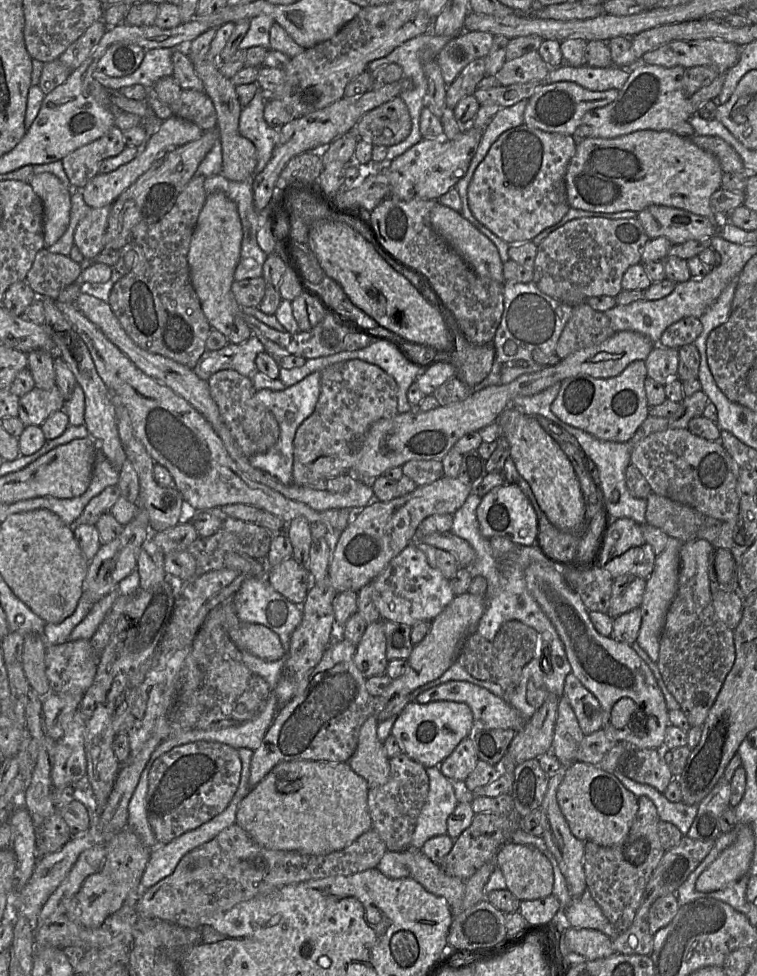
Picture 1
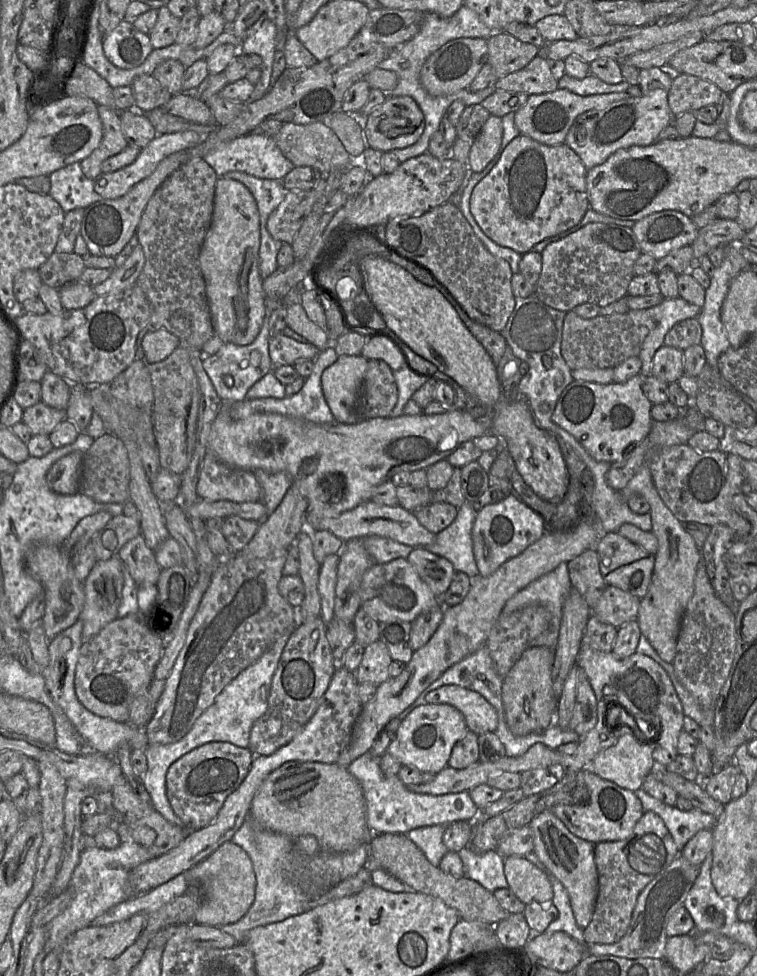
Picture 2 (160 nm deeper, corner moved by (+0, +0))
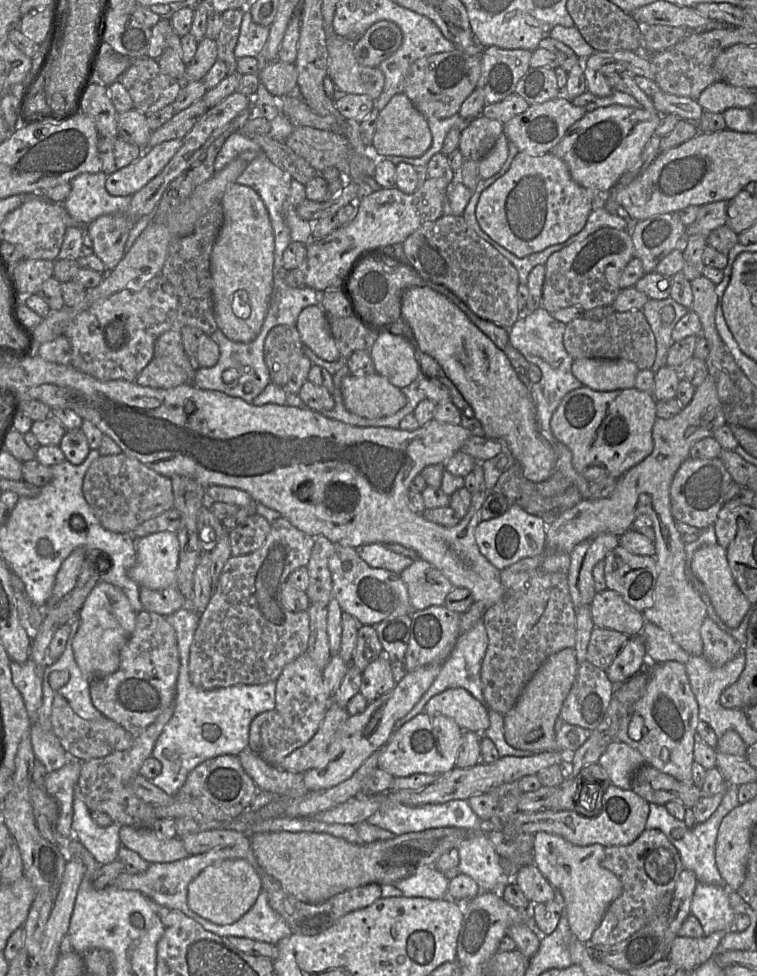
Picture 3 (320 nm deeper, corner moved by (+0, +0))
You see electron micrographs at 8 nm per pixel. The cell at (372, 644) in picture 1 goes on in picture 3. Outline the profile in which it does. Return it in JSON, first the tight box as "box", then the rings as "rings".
{"box":[360,654,395,703],"rings":[[[384,654],[371,662],[362,672],[360,692],[371,703],[390,692],[395,685],[391,661]]]}

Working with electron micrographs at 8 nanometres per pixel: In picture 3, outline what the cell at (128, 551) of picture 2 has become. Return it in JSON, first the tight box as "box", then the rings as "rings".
{"box":[139,587,186,616],"rings":[[[140,587],[139,598],[143,610],[162,616],[173,614],[186,605],[186,600],[176,587],[152,590]]]}

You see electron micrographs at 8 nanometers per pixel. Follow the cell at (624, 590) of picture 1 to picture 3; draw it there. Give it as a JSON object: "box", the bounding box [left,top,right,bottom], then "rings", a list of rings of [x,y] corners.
{"box":[590,589,646,637],"rings":[[[608,589],[594,595],[590,609],[595,627],[629,637],[638,636],[646,623],[641,612],[628,605],[617,592]]]}

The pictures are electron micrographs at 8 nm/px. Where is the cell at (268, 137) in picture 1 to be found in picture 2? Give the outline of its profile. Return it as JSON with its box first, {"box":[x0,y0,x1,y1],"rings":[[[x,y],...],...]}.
{"box":[203,131,295,180],"rings":[[[254,131],[237,137],[223,147],[209,151],[203,158],[214,169],[218,177],[227,172],[240,171],[258,178],[282,180],[295,167],[279,149],[273,136]]]}

